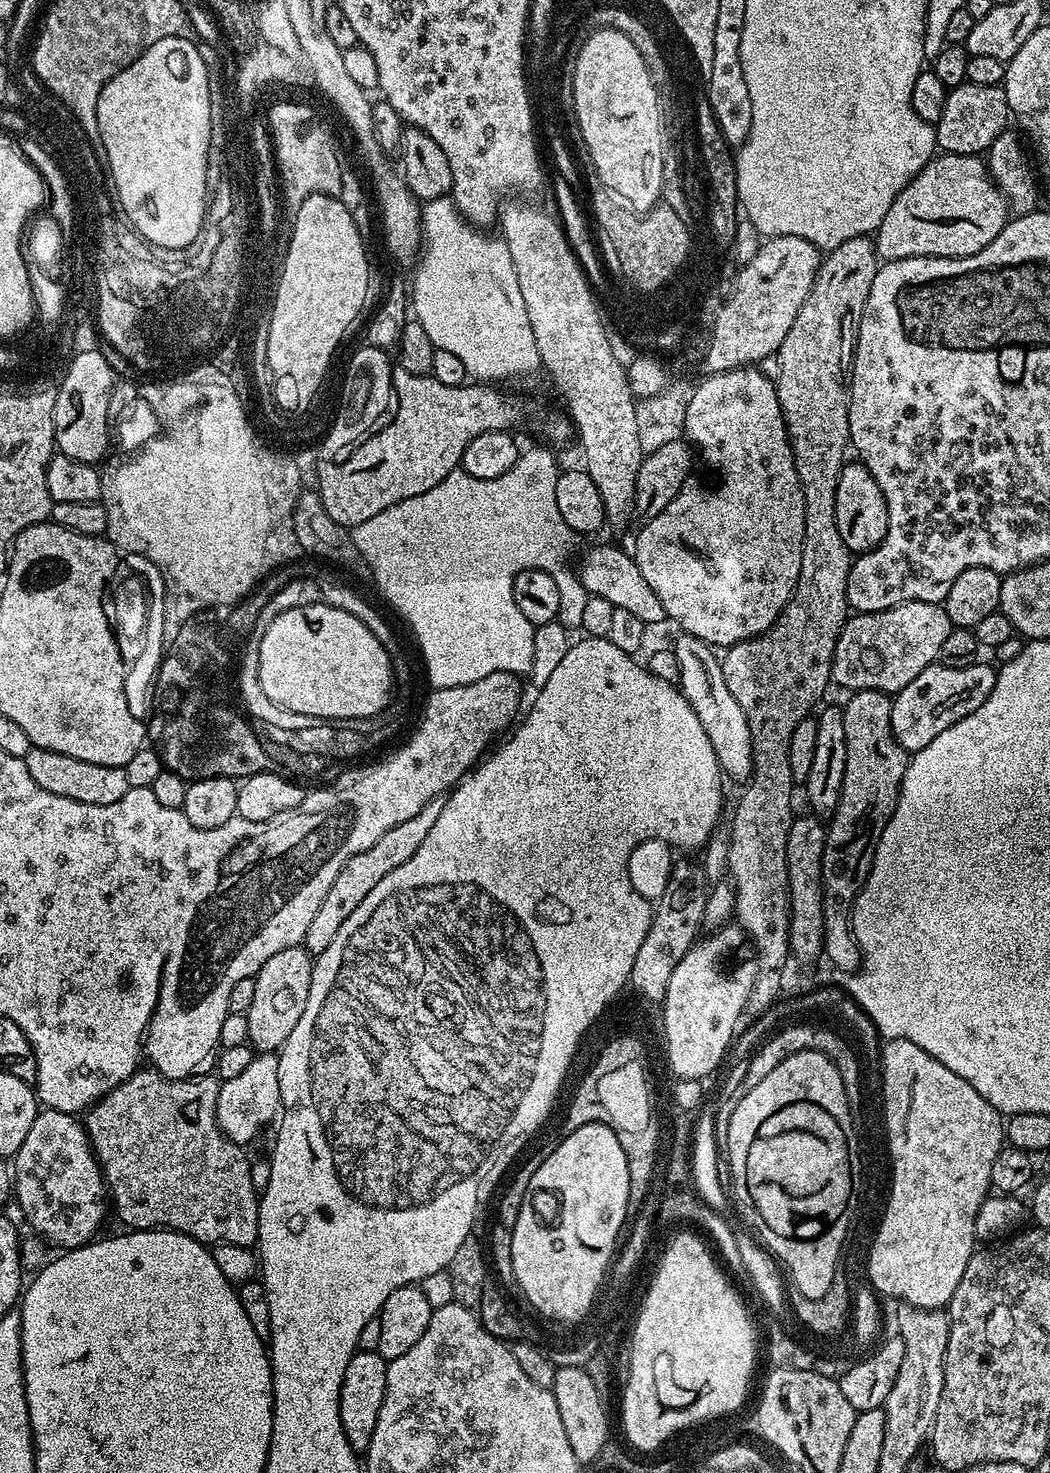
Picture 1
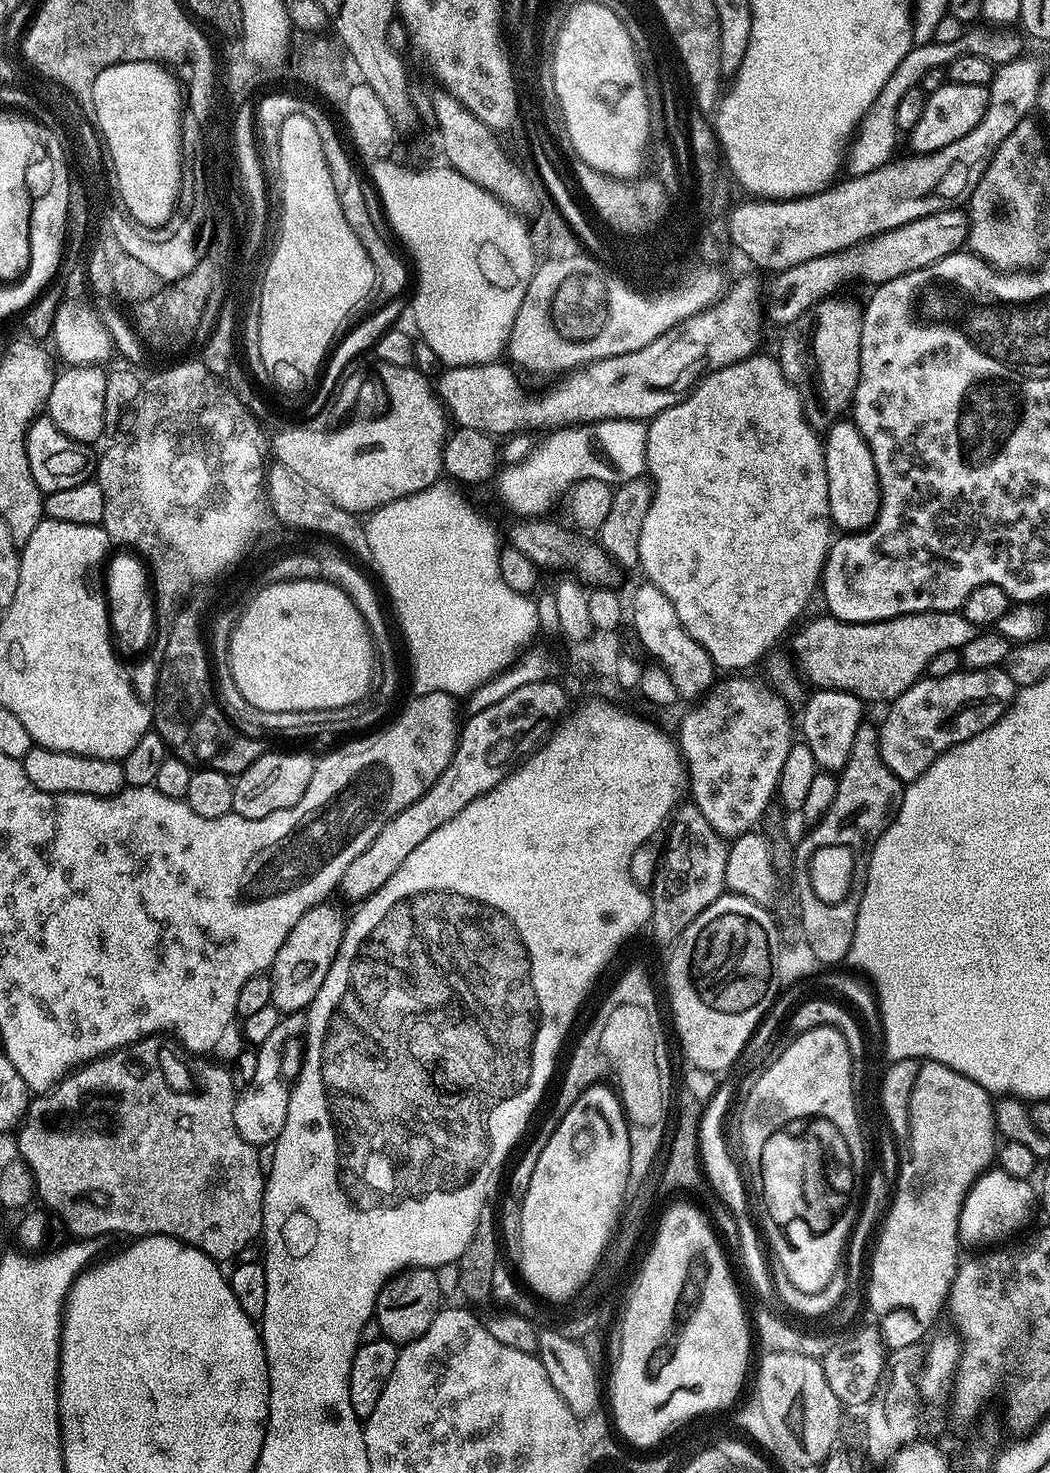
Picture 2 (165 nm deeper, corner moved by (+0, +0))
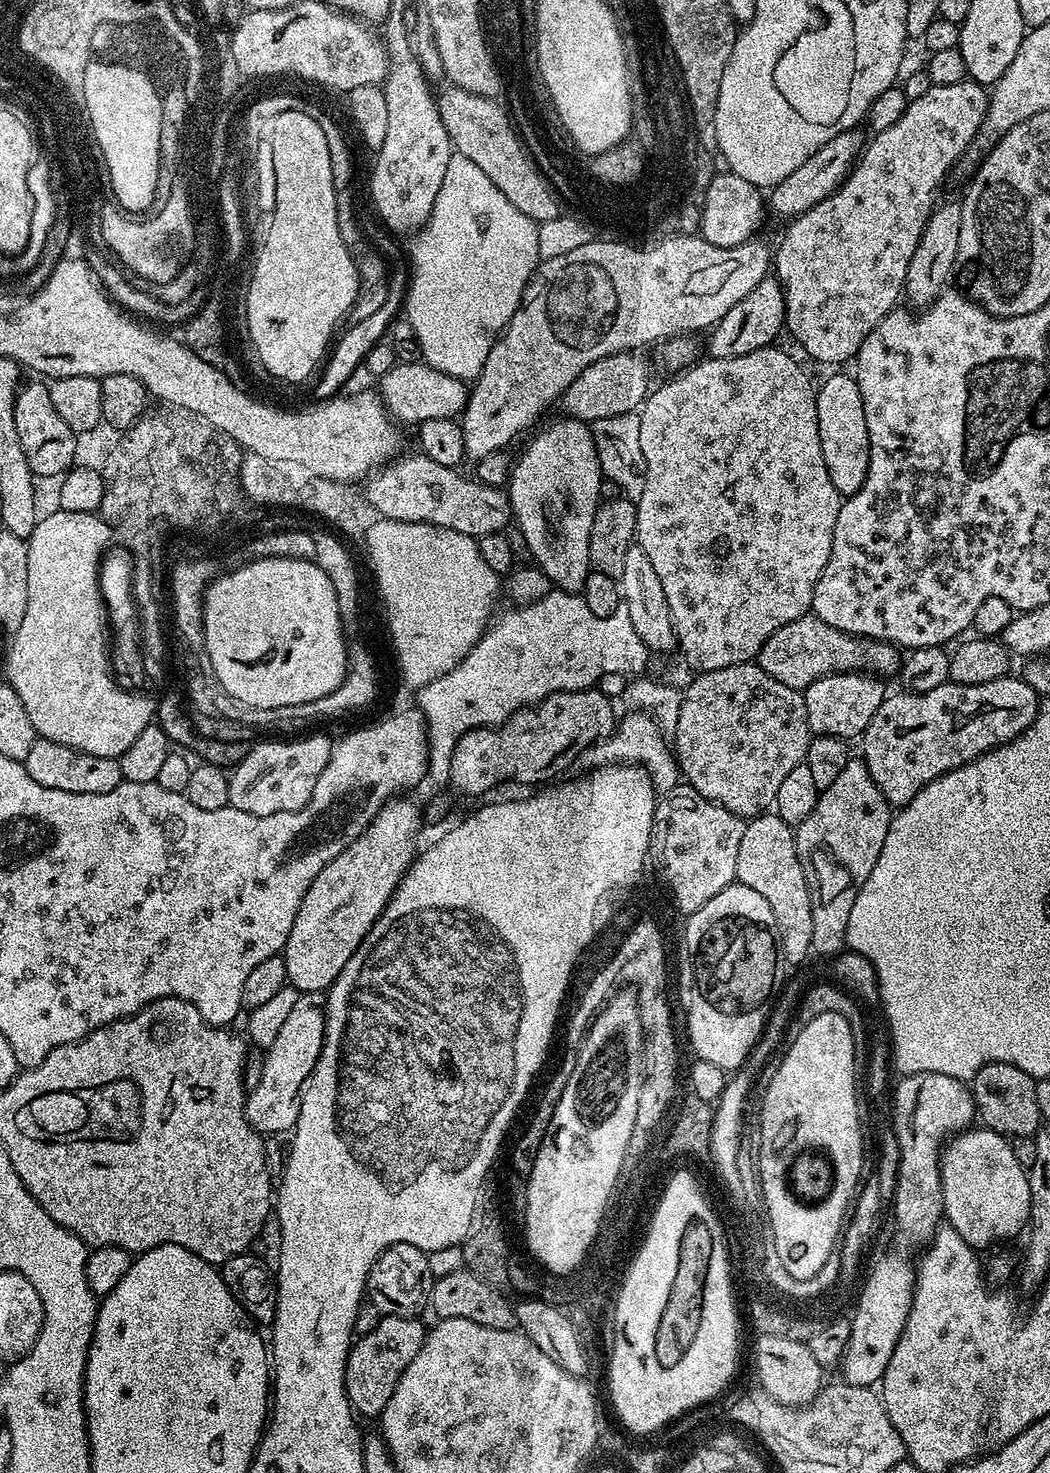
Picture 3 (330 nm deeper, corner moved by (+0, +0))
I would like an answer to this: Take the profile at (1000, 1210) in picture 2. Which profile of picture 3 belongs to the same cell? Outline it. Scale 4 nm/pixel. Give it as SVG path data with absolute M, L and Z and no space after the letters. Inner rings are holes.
M976 1126L947 1141L940 1158L940 1177L944 1191L944 1216L952 1228L971 1248L983 1250L999 1240L1008 1240L1025 1231L1031 1214L1031 1192L1028 1173L1014 1158L1009 1137L1002 1136L985 1126Z

